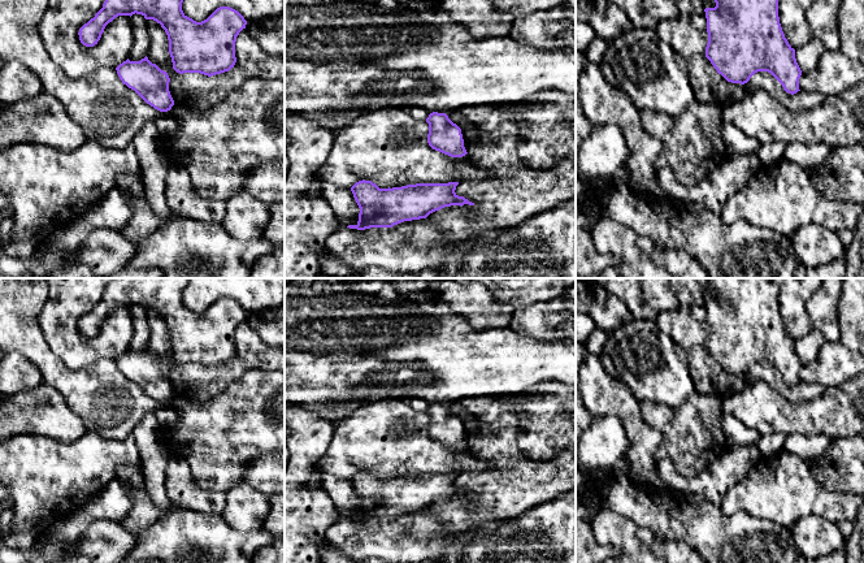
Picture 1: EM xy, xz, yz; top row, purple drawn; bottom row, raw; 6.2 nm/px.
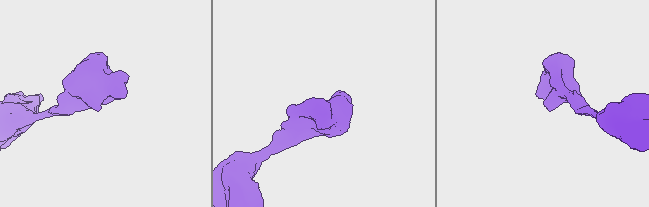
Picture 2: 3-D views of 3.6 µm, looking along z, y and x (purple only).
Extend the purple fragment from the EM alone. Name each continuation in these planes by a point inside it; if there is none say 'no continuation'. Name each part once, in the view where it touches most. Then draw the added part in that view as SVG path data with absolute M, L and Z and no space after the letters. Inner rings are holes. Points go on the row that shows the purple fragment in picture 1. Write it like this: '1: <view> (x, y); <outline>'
no continuation

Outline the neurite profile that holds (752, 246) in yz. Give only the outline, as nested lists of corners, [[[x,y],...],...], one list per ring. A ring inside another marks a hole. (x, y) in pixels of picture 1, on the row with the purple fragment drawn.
[[[659,198],[644,211],[654,238],[683,251],[705,269],[708,278],[795,278],[796,256],[790,239],[738,220],[726,226],[718,215],[691,202]]]

